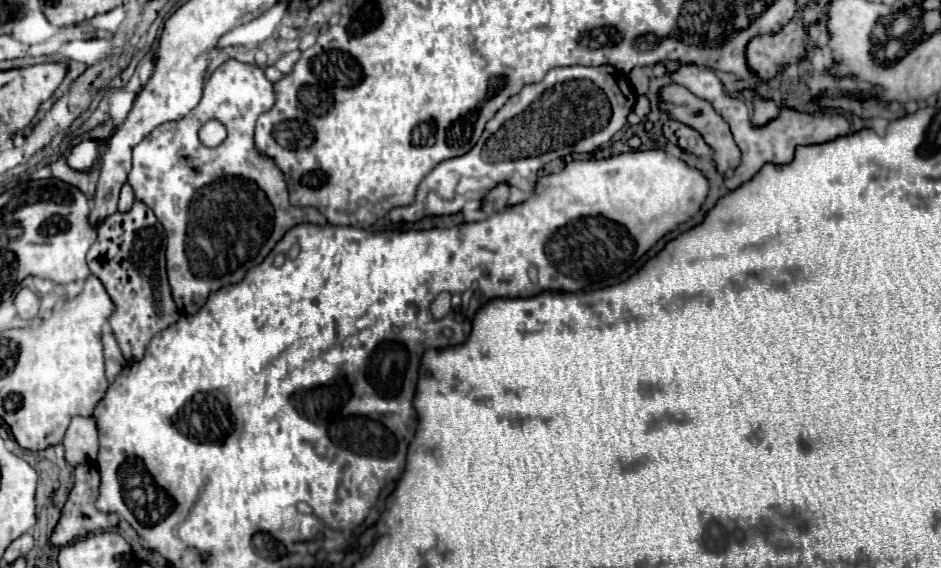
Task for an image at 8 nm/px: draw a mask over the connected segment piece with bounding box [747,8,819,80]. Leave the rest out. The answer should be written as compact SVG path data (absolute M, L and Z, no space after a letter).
M807 8L801 16L801 24L791 22L775 36L755 36L755 40L747 46L747 62L751 64L751 70L755 70L759 78L769 80L779 72L781 64L797 64L805 54L803 40L807 26L817 20L819 10Z

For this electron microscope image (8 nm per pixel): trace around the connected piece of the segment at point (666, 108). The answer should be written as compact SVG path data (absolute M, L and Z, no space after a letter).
M667 84L659 90L659 108L663 112L667 112L673 120L685 124L685 126L691 126L695 128L703 140L711 146L713 150L713 160L715 160L715 168L719 174L725 174L725 172L731 172L739 166L741 162L741 150L737 148L737 144L733 142L733 136L729 132L729 126L727 122L711 108L711 104L707 100L701 100L697 98L693 92L689 92L685 86L681 84Z

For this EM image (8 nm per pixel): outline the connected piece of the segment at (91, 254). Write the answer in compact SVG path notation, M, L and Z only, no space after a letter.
M135 200L129 212L115 212L99 224L97 240L87 252L89 270L103 282L115 304L109 326L129 362L141 360L149 340L179 320L165 274L165 244L165 230L151 208Z

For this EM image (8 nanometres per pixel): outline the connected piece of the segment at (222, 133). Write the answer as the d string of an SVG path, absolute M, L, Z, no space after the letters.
M210 123L210 131L200 131L199 140L205 146L219 146L227 138L227 130L222 123Z

